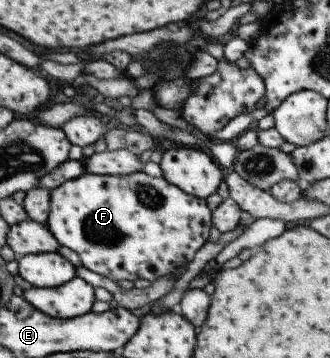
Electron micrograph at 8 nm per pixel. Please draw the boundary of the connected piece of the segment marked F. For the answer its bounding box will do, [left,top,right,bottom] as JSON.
[48,171,215,283]

